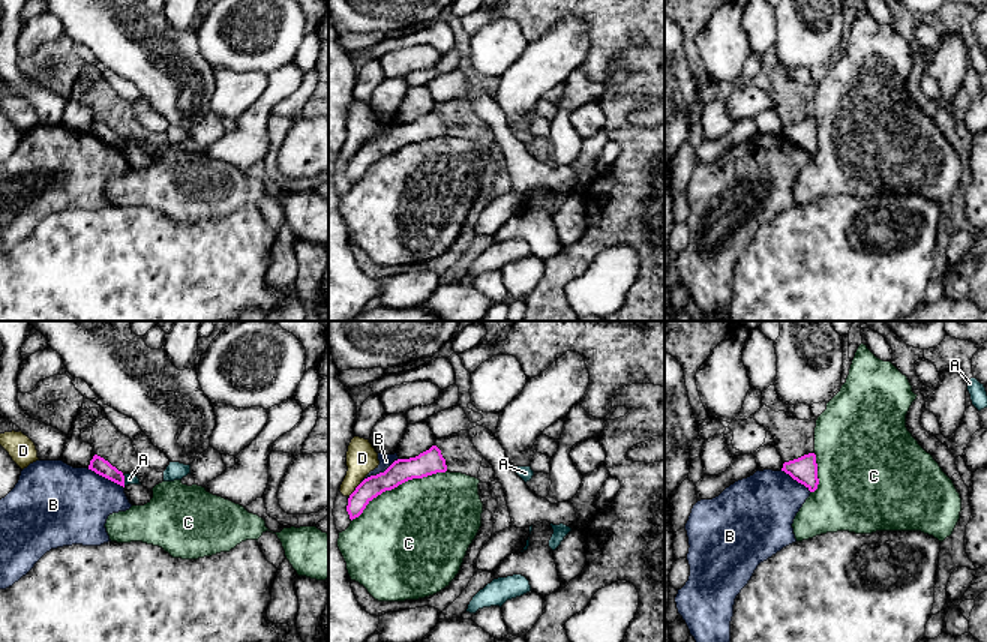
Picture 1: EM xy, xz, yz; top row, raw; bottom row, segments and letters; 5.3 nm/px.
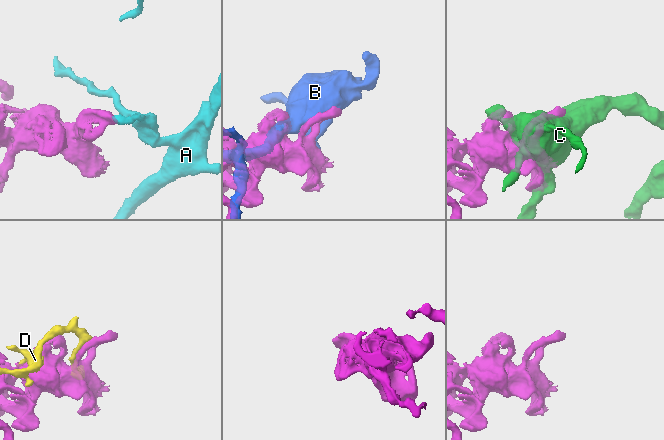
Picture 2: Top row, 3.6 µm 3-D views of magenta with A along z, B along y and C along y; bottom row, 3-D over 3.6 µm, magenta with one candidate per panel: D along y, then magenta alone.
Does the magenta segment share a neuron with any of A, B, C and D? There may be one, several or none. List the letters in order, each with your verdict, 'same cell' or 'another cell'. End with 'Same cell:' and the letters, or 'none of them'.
A: another cell
B: another cell
C: another cell
D: another cell
Same cell: none of them

